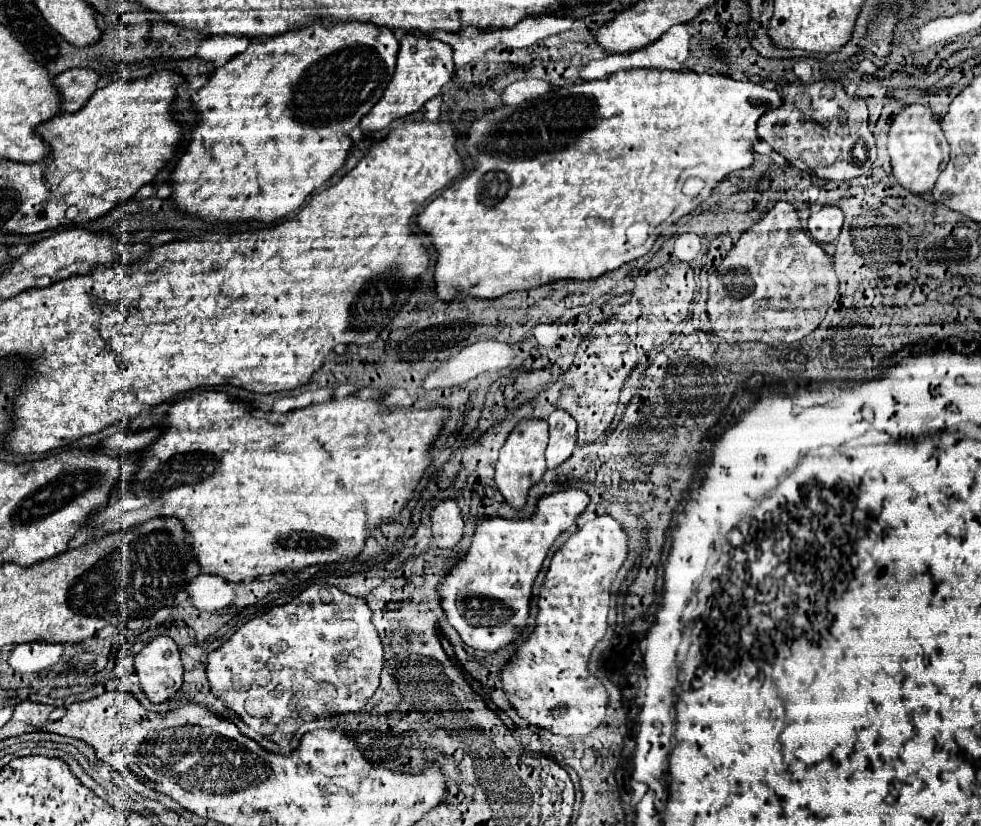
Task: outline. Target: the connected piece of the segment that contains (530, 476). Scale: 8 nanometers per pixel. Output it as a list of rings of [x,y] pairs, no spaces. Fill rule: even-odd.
[[[519,420],[519,424],[513,428],[509,434],[507,442],[503,444],[499,452],[499,460],[495,464],[495,482],[503,498],[513,506],[513,508],[523,508],[527,500],[527,490],[541,480],[545,472],[545,448],[547,448],[547,420]]]

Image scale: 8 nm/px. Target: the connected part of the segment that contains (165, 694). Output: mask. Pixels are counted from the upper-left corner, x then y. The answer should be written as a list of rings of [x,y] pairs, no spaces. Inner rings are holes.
[[[157,636],[149,644],[145,644],[143,650],[135,656],[135,674],[139,676],[141,690],[153,704],[161,704],[169,700],[183,684],[183,666],[175,642],[167,636]]]

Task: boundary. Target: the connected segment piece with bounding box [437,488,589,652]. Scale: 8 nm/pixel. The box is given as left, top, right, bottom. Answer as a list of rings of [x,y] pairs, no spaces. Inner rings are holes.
[[[559,490],[541,496],[535,512],[527,520],[493,516],[475,526],[467,554],[451,566],[445,580],[437,586],[445,616],[467,646],[493,652],[515,642],[529,618],[531,586],[547,550],[555,538],[575,522],[587,504],[589,496],[583,490]]]

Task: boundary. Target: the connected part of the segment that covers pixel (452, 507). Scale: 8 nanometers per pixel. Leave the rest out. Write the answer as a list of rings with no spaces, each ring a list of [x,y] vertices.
[[[443,500],[431,510],[431,530],[439,548],[453,548],[461,540],[463,518],[457,500]]]

